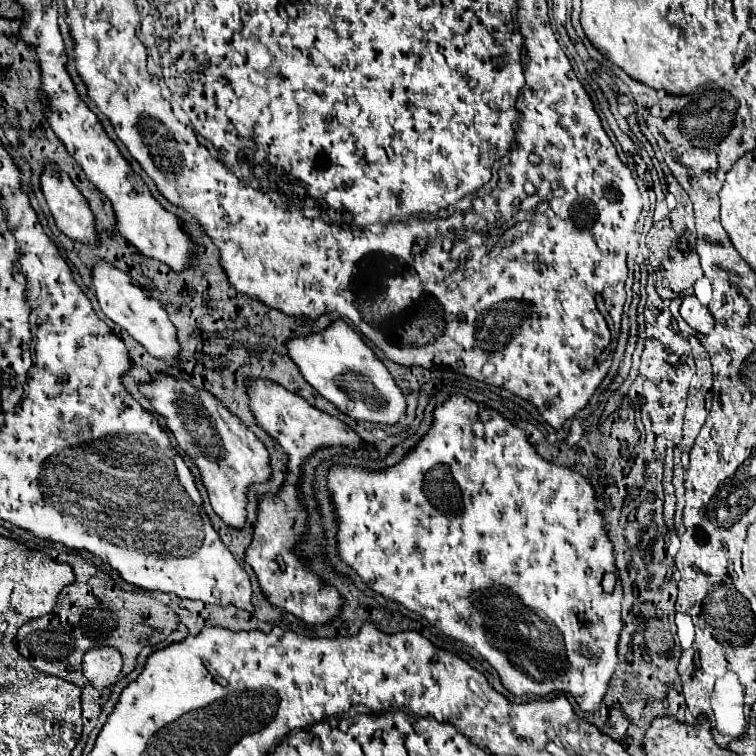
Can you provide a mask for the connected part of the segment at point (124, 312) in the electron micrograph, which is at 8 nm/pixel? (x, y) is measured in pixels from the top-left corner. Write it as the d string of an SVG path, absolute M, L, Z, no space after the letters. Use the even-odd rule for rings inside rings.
M101 261L95 265L93 269L93 285L95 285L95 293L99 299L99 307L101 311L119 327L123 327L137 343L141 343L149 355L165 361L169 367L173 367L177 363L179 357L179 343L177 343L177 329L175 325L169 321L167 311L155 303L151 297L145 295L145 291L141 287L137 287L133 283L133 279L115 269L113 265Z

